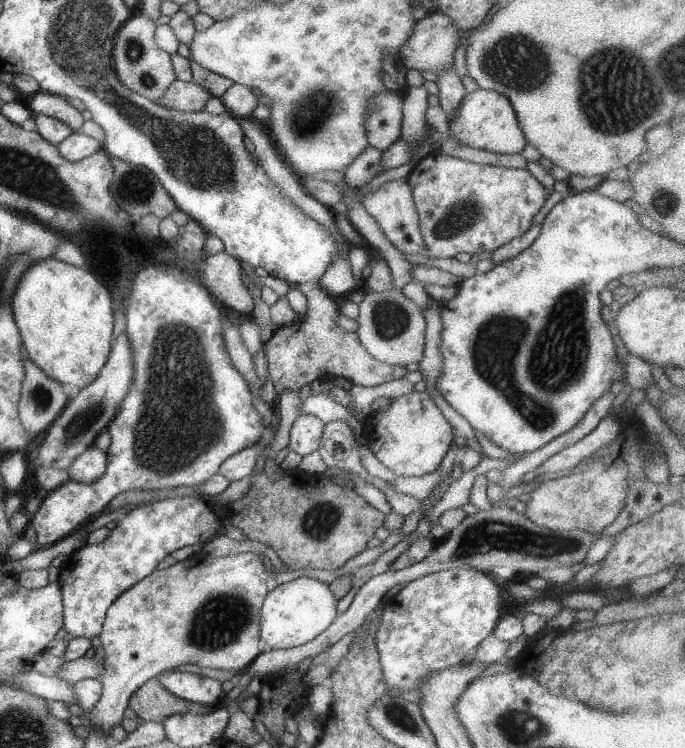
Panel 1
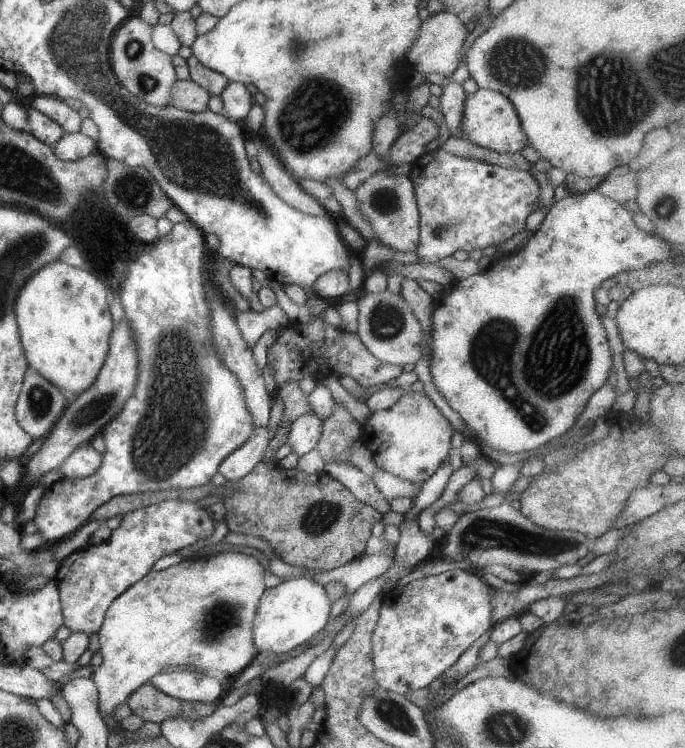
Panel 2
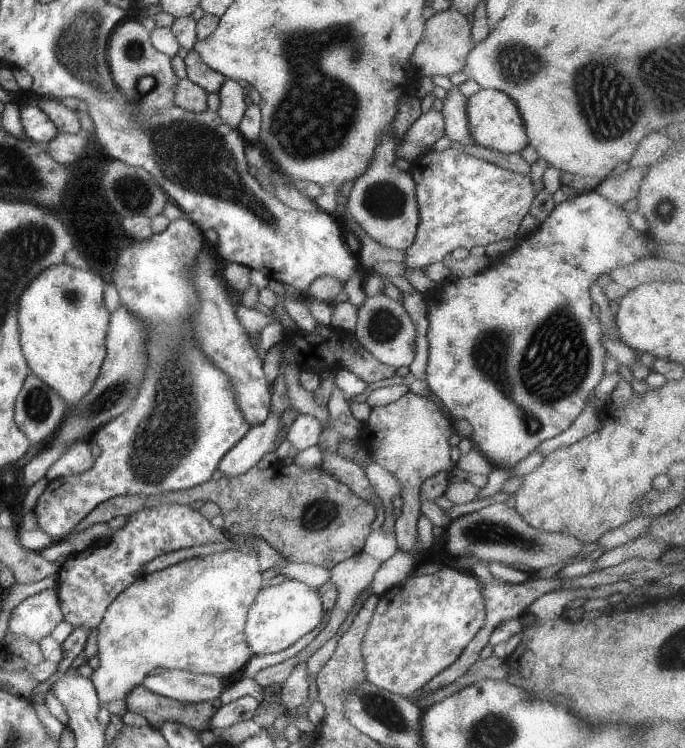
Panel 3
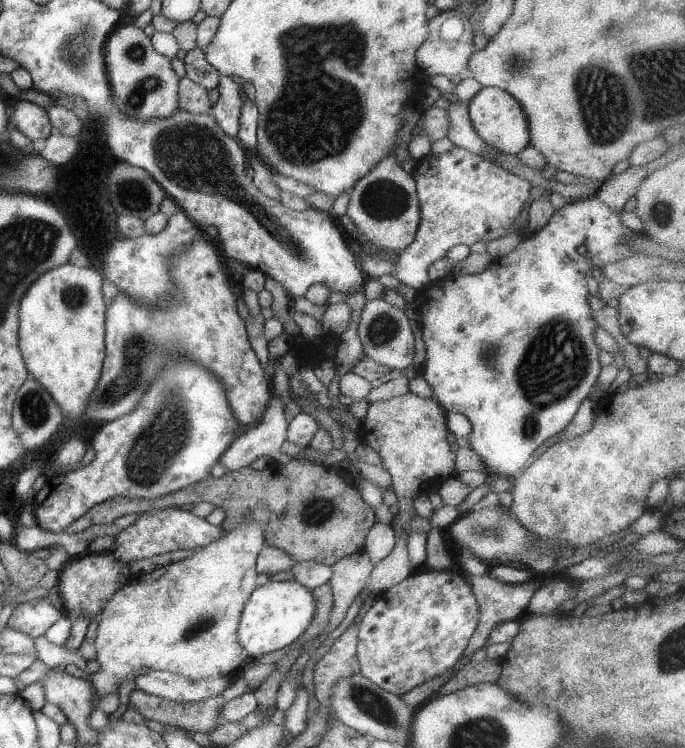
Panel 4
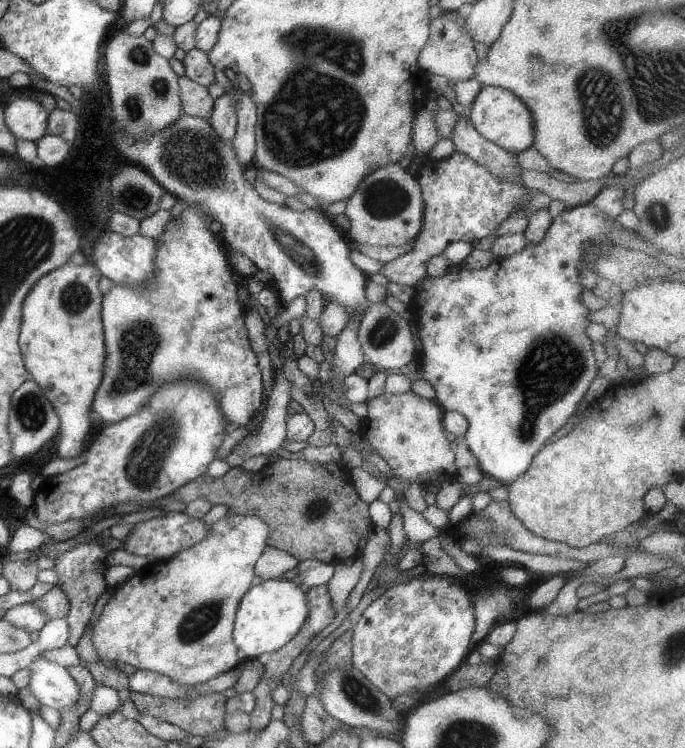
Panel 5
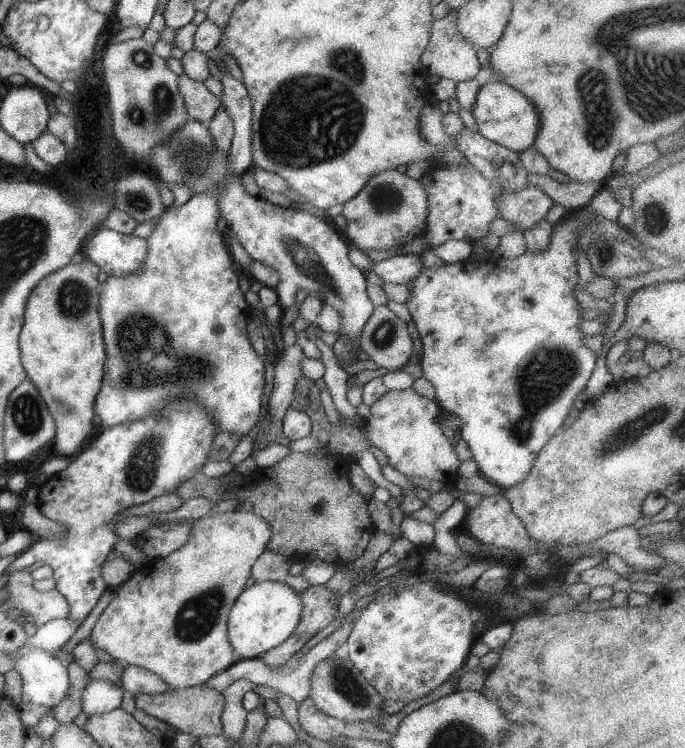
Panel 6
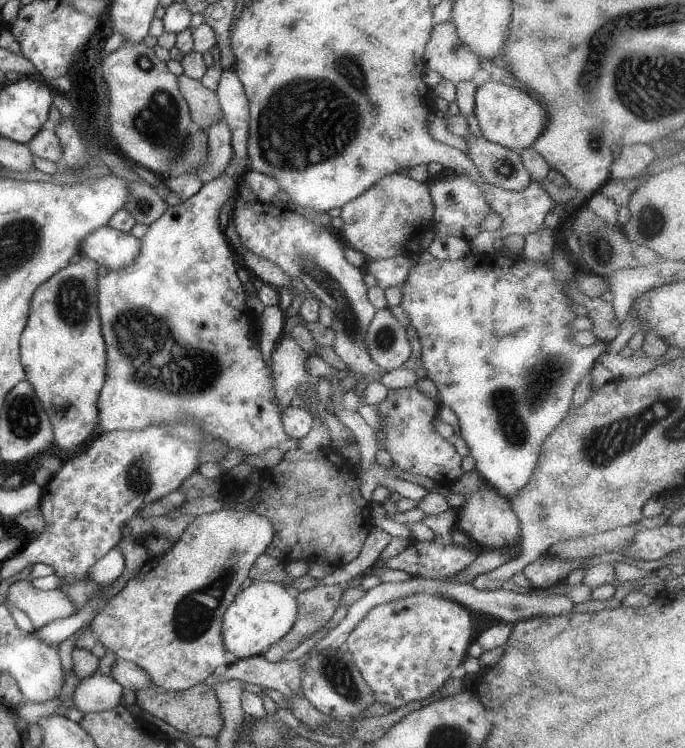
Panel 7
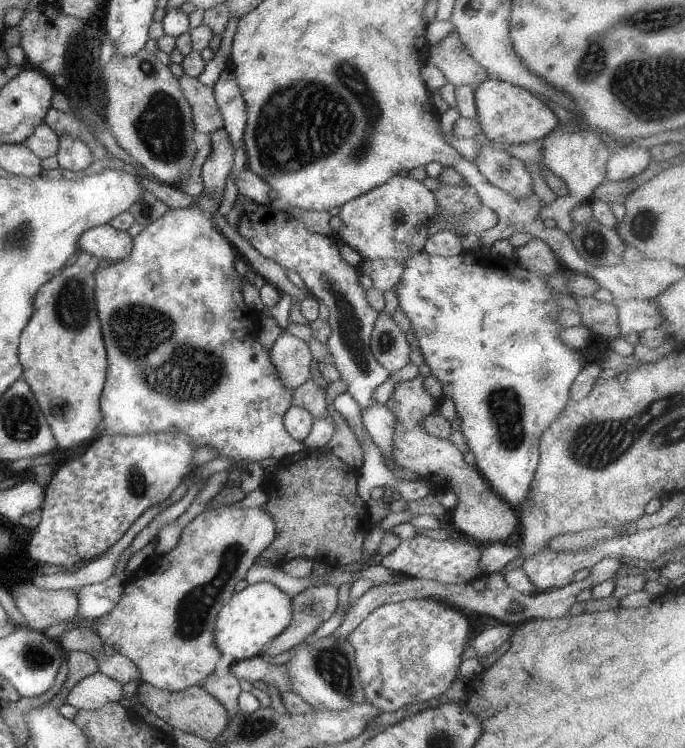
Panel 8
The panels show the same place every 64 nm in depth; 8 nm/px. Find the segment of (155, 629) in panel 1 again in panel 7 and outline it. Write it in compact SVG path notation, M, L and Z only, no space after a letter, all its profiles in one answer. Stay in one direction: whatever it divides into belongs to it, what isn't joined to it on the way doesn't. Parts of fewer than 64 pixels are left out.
M220 508L196 516L178 542L162 555L151 558L106 608L91 622L95 637L117 658L131 661L142 668L152 684L165 690L182 691L209 682L216 668L228 664L222 642L222 616L232 604L240 585L249 578L258 556L266 553L275 538L272 522L250 509L245 511Z

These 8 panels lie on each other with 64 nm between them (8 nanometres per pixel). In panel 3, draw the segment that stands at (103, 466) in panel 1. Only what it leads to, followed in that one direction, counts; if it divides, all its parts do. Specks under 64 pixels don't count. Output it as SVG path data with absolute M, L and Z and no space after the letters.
M76 440L74 444L68 444L68 446L70 448L47 471L45 477L49 482L60 476L70 476L70 474L86 472L96 462L96 458L94 458L88 443Z

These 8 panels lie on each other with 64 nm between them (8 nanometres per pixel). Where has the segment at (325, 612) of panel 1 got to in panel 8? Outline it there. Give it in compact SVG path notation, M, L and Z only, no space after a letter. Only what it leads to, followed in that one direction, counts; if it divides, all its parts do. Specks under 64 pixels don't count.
M258 582L249 585L241 592L235 592L232 599L220 610L218 619L215 623L215 644L222 655L230 655L235 661L250 659L257 655L263 655L272 640L275 640L288 624L292 623L292 602L293 598L279 590L270 582Z

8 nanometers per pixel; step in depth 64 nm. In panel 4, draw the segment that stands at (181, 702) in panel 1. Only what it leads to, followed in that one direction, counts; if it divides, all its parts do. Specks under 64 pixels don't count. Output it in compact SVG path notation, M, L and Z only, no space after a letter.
M134 689L129 704L145 719L156 720L170 727L180 727L186 732L212 731L218 726L217 716L225 705L222 695L201 701L179 703Z

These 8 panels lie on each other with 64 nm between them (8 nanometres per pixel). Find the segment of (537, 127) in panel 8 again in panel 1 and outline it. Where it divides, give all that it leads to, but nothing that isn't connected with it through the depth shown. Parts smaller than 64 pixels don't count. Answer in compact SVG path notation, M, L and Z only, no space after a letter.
M477 89L467 93L458 110L449 118L450 135L458 144L499 154L517 154L527 146L524 132L507 96L494 90Z

